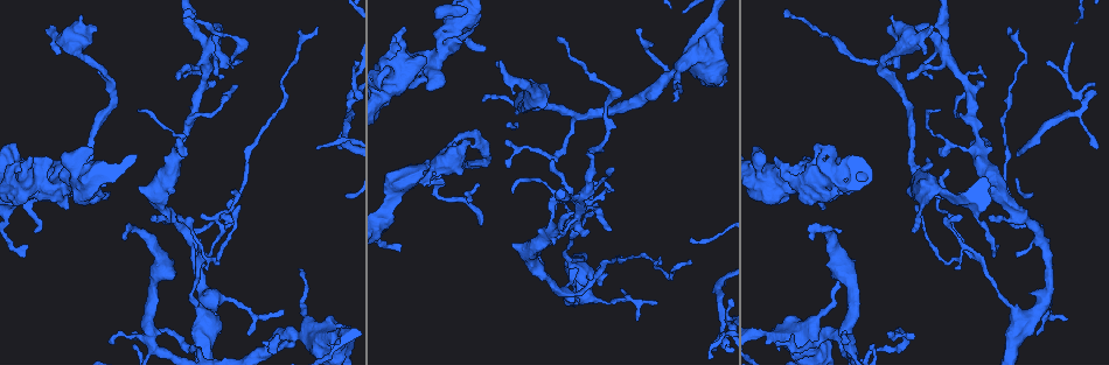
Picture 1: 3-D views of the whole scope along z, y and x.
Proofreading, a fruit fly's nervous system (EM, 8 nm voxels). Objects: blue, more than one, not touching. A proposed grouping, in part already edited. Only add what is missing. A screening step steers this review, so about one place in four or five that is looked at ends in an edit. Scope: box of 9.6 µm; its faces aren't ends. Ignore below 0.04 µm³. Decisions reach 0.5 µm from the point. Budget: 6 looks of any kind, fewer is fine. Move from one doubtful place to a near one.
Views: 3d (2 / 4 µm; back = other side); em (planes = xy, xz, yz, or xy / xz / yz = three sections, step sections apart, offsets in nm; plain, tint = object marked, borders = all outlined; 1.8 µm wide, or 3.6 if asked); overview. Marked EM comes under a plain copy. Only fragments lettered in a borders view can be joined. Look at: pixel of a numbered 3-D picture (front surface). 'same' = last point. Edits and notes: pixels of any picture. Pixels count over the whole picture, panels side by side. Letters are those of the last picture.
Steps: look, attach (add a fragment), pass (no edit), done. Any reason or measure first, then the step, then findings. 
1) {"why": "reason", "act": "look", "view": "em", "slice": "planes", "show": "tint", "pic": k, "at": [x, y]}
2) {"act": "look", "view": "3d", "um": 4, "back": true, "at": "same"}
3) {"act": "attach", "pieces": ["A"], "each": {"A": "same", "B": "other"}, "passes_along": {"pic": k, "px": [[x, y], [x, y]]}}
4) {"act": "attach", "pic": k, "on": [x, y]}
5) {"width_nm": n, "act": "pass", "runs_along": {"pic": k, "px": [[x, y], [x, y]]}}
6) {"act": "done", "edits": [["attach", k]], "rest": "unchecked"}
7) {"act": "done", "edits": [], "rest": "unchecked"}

{"why": "free end", "act": "look", "view": "3d", "um": 4, "back": true, "pic": 1, "at": [108, 193]}

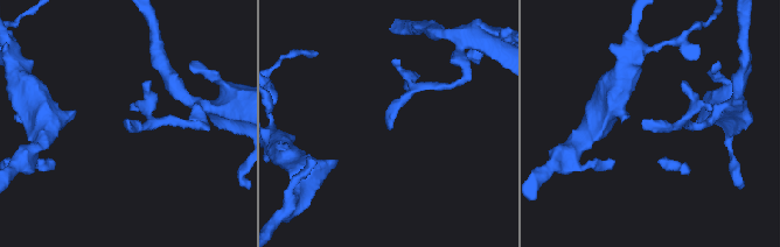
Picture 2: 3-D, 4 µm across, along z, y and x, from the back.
{"act": "look", "view": "em", "slice": "planes", "show": "tint", "pic": 2, "at": [643, 122]}

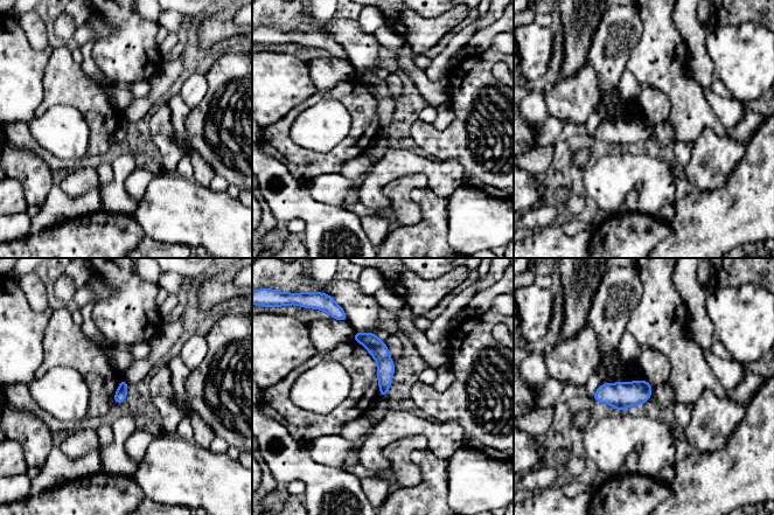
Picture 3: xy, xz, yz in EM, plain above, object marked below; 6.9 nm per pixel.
{"why": "see the neighbours", "act": "look", "view": "em", "slice": "planes", "show": "borders", "at": "same"}

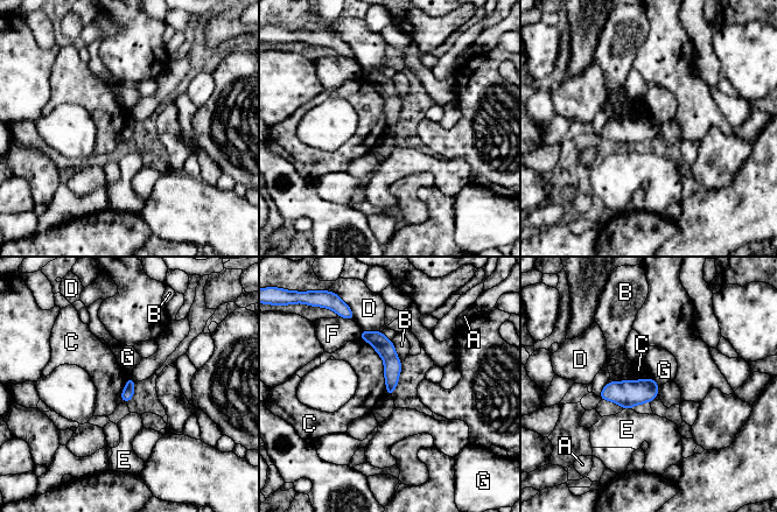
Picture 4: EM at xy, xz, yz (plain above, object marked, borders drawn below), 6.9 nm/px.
{"act": "pass", "each": {"A": "other", "B": "other", "C": "other", "D": "other", "E": "other", "F": "other", "G": "other"}, "border": {"pic": 4, "px": [[359, 337], [383, 360], [386, 393]]}, "found": "no lettered fragment goes on from it"}

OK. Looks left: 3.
{"act": "look", "view": "3d", "um": 2, "pic": 1, "at": [429, 70]}

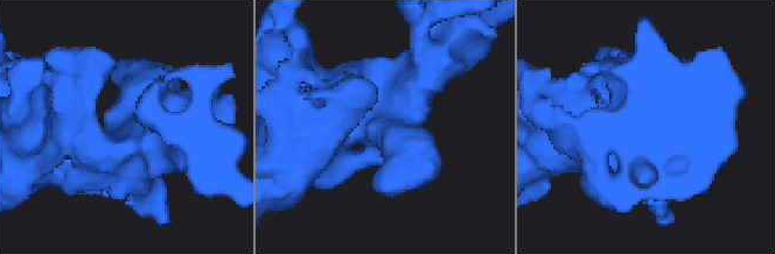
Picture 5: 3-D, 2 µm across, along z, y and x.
{"act": "look", "view": "em", "slice": "xz", "step": 4, "show": "tint", "pic": 5, "at": [391, 125]}

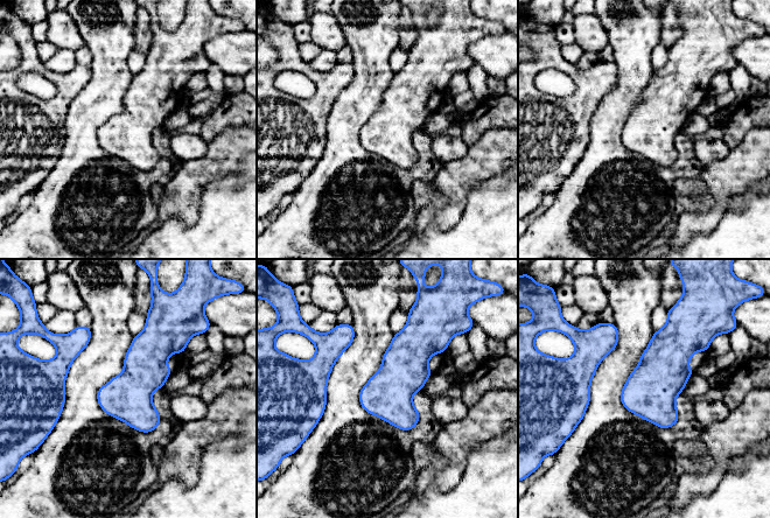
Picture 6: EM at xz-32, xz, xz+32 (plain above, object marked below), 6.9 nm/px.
{"act": "look", "view": "em", "slice": "xz", "step": 4, "show": "borders", "at": "same"}

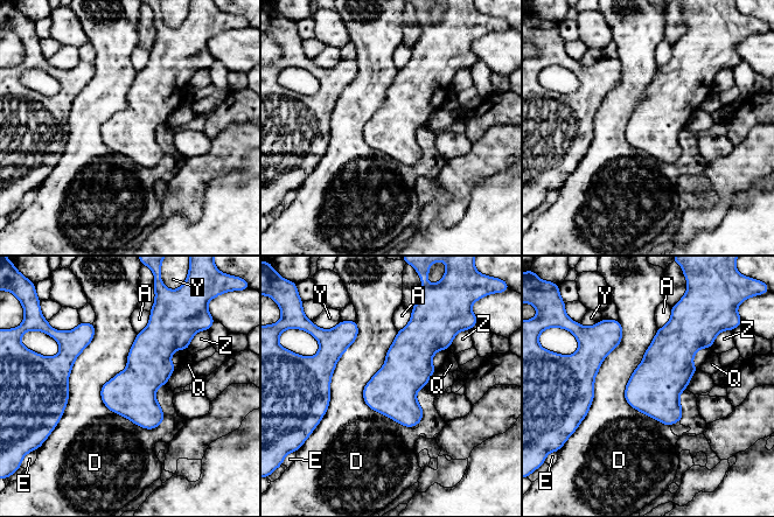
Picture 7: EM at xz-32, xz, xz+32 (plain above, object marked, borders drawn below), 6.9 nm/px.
{"act": "pass", "each": {"A": "other", "D": "other", "E": "other", "Q": "other", "Y": "other", "Z": "other"}, "border": {"pic": 7, "px": [[137, 334], [100, 398], [152, 430]]}, "found": "none of them fits"}

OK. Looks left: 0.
{"act": "done", "edits": [], "rest": "unchecked"}

